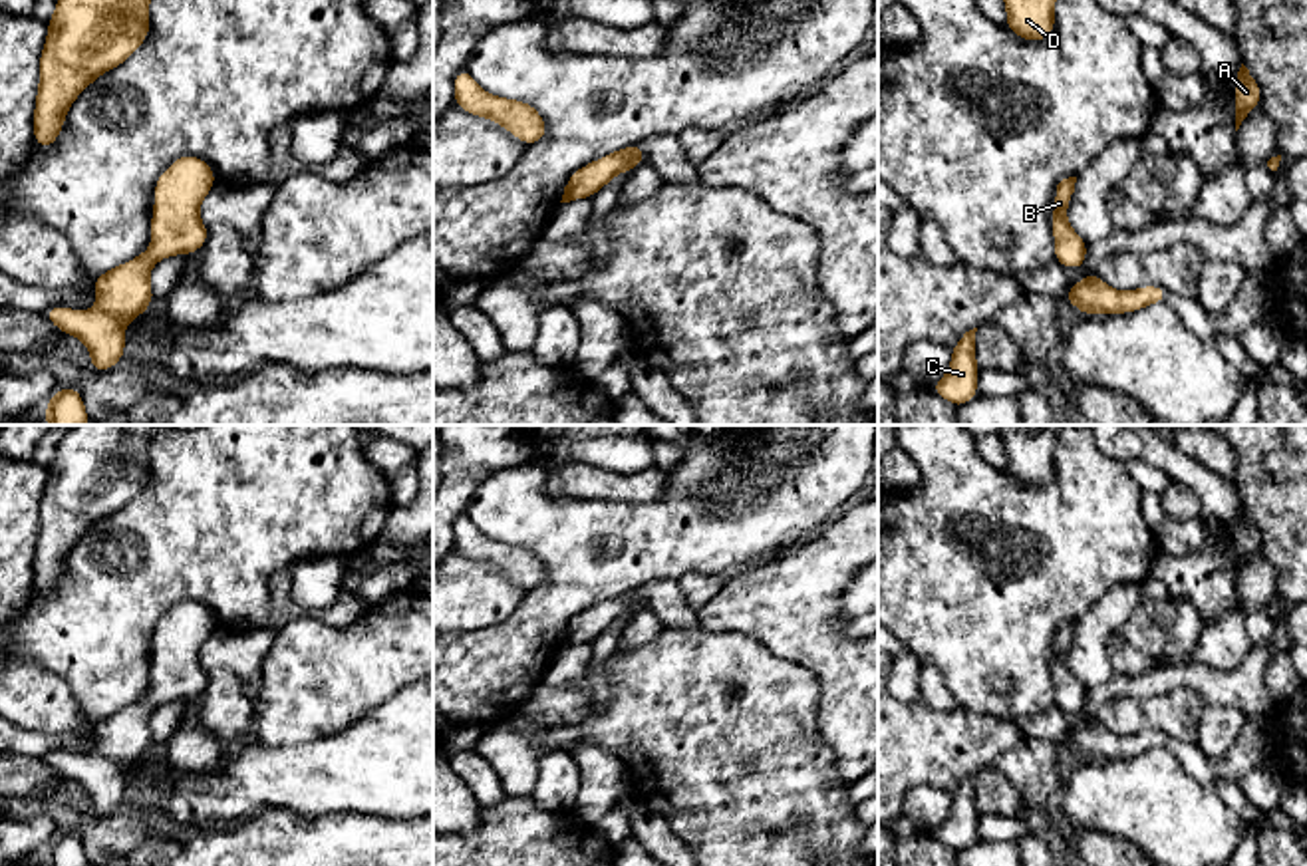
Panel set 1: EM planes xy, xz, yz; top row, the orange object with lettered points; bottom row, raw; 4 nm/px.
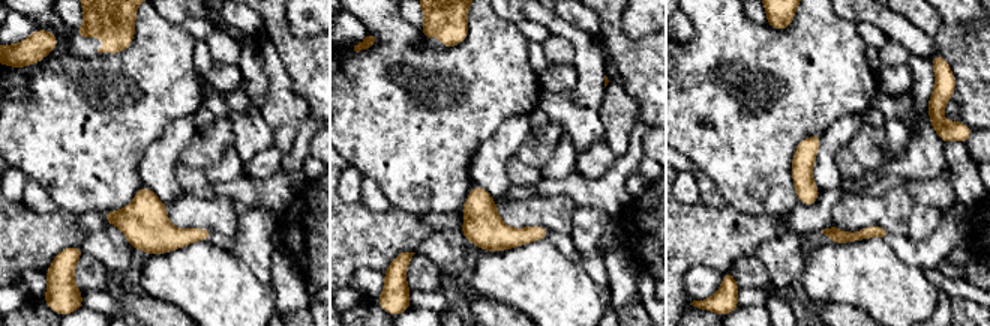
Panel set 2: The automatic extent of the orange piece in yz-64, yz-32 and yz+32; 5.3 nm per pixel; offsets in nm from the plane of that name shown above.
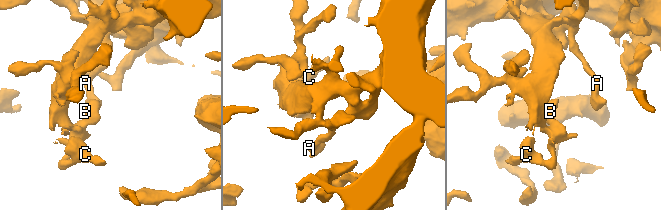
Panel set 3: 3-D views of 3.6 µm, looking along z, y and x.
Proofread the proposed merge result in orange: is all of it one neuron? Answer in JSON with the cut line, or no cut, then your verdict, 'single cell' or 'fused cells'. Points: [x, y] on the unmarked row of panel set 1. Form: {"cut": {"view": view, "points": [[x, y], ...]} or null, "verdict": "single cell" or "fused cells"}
{"cut": null, "verdict": "single cell"}

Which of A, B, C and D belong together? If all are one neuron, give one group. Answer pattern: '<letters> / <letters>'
A B C D

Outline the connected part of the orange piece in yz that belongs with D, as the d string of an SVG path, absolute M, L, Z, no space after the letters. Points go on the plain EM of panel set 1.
M1001 425L1005 471L1019 483L1039 487L1055 477L1055 445L1067 425Z

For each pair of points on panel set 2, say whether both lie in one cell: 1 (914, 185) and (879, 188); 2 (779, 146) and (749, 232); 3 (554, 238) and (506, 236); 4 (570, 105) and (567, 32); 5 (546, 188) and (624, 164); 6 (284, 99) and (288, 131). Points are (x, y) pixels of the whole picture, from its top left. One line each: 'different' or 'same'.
1: same
2: different
3: same
4: same
5: same
6: same

